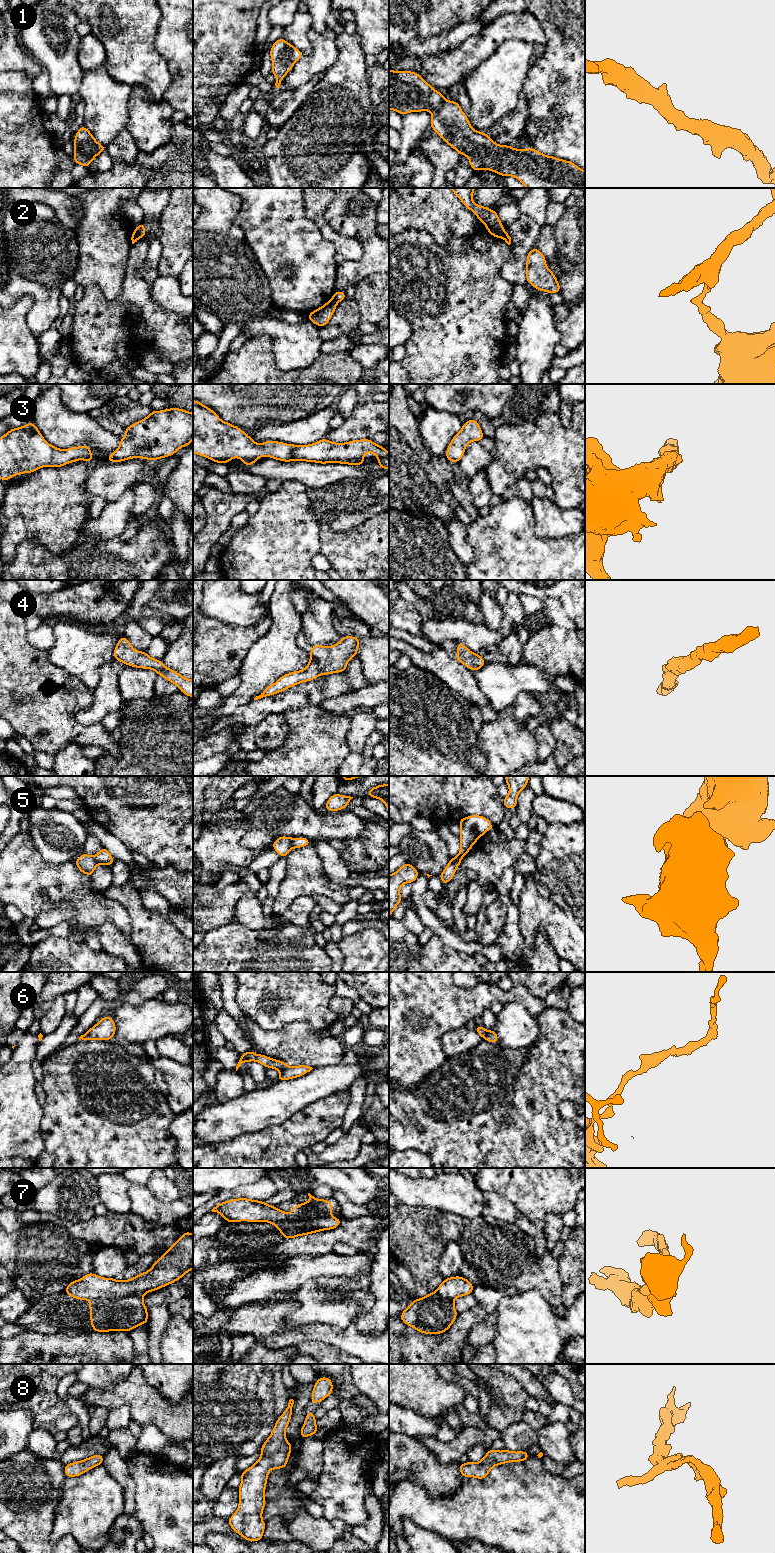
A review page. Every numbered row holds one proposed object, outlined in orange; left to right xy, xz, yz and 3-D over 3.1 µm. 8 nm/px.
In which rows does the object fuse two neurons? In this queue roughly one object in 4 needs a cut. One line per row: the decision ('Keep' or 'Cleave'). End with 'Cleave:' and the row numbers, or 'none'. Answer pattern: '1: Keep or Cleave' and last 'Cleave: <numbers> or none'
1: Keep
2: Cleave
3: Keep
4: Keep
5: Cleave
6: Cleave
7: Cleave
8: Keep
Cleave: 2, 5, 6, 7

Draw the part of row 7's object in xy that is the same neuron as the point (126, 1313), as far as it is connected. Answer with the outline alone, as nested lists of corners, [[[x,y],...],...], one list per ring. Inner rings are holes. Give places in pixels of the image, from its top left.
[[[144,1295],[125,1296],[113,1300],[98,1300],[89,1303],[92,1329],[104,1333],[109,1331],[126,1331],[148,1323],[148,1309],[143,1302]]]

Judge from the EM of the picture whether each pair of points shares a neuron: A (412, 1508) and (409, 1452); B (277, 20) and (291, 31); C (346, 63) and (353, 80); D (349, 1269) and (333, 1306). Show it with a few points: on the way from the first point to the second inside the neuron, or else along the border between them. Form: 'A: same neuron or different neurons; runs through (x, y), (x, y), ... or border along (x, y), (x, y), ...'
A: different neurons; border along (407, 1477), (421, 1485), (428, 1493)
B: different neurons; border along (298, 11), (283, 29)
C: same neuron; runs through (349, 67), (349, 76)
D: different neurons; border along (321, 1277), (343, 1277), (341, 1287), (348, 1291)

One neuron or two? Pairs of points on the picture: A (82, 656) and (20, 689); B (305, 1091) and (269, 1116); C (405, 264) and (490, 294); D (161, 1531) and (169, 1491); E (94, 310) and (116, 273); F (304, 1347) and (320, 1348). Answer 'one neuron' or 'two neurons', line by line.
A: two neurons
B: one neuron
C: one neuron
D: one neuron
E: two neurons
F: one neuron

